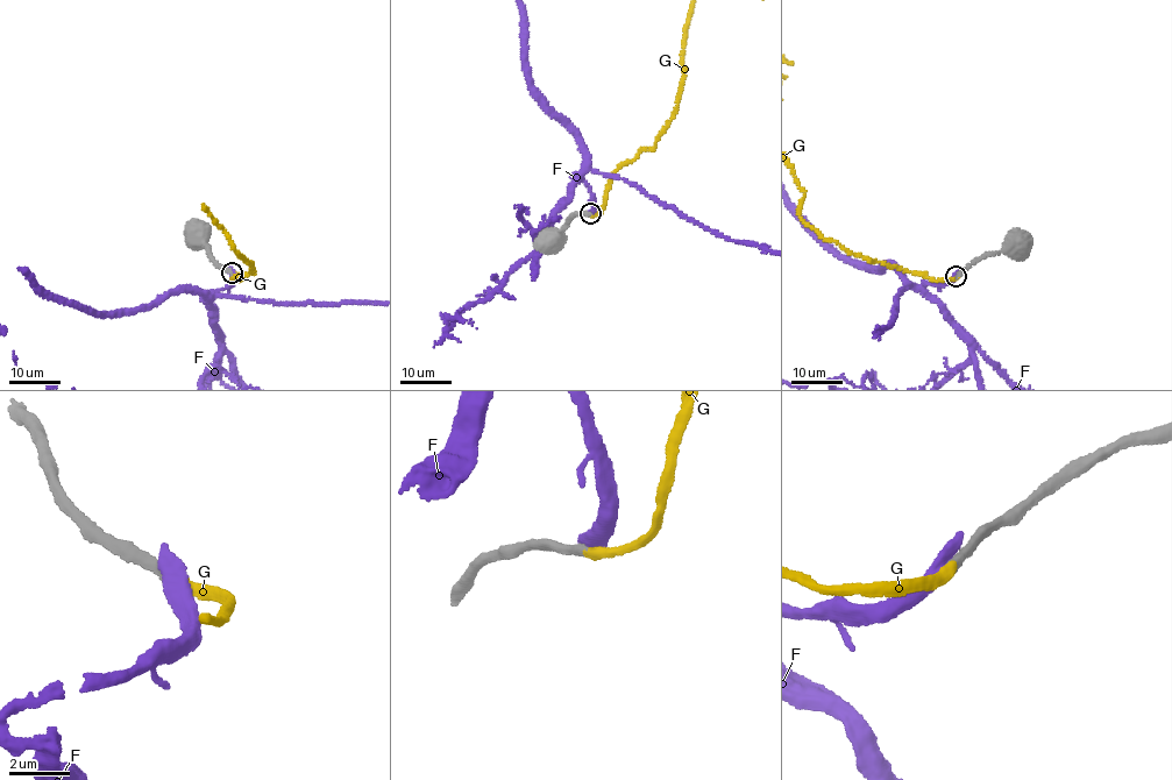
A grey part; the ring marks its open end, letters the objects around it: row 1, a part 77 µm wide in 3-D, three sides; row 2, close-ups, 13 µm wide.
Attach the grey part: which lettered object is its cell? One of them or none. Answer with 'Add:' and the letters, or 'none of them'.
Add: G

